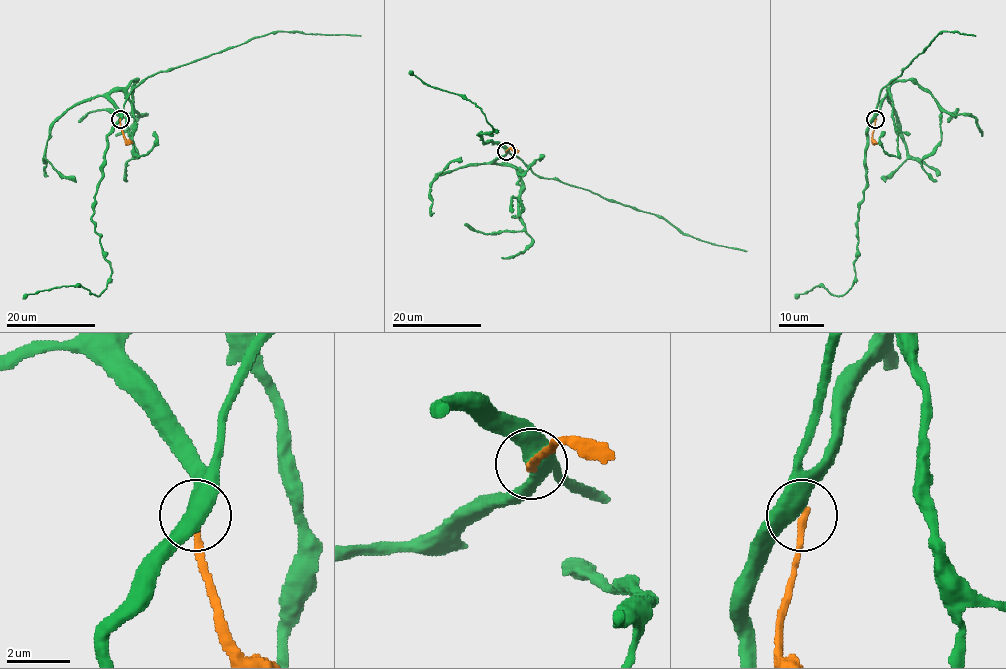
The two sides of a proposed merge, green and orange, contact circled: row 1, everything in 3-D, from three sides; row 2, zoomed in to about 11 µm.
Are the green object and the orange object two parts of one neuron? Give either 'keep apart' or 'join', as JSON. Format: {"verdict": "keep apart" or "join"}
{"verdict": "keep apart"}

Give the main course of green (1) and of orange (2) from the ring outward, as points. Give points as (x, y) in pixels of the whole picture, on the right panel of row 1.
1: (874, 120), (879, 94), (940, 33), (957, 31), (975, 36)
2: (875, 120), (872, 139), (877, 143)

